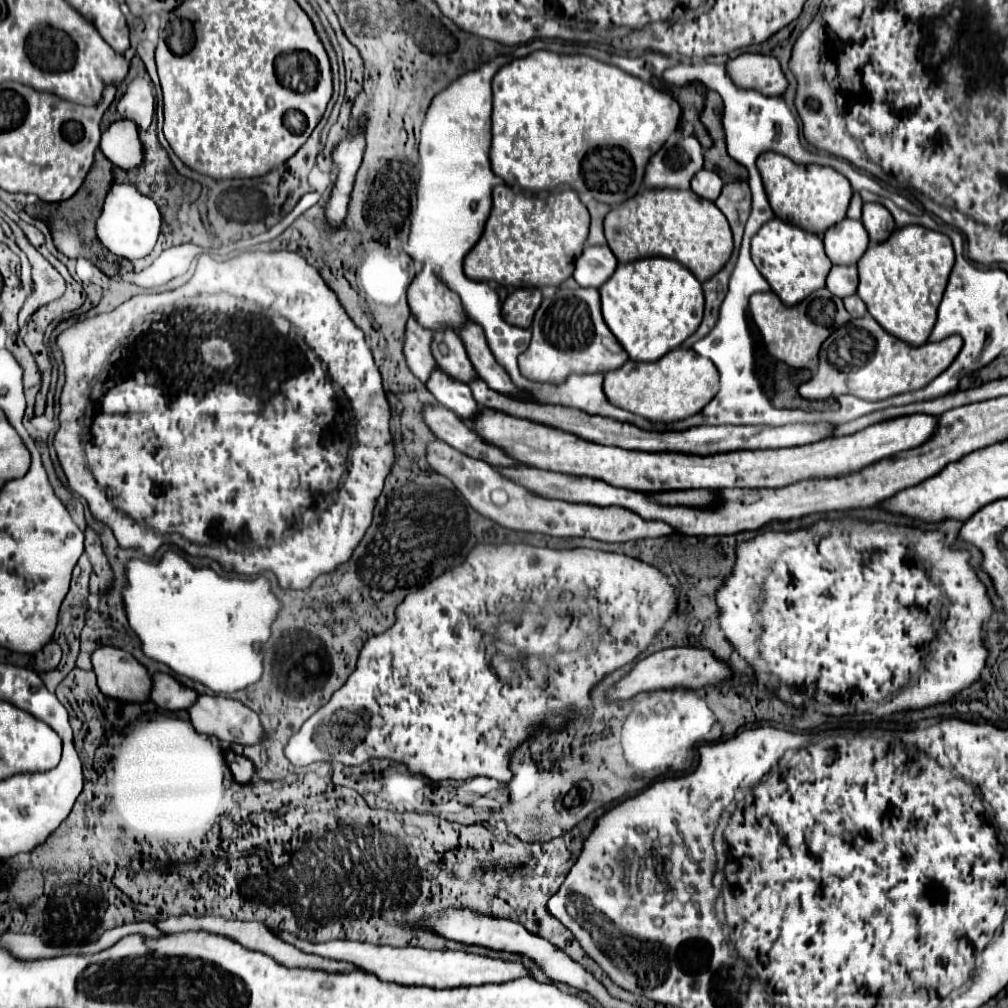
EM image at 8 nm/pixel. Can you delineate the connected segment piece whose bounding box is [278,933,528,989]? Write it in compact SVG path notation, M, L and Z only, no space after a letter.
M278 933L284 941L292 943L304 953L314 953L328 959L348 961L356 967L362 967L378 979L396 981L400 985L426 985L434 989L450 989L450 987L468 987L468 985L484 985L484 983L506 983L518 977L526 977L528 971L522 963L508 963L500 959L490 959L482 955L472 955L464 951L430 951L420 947L388 947L388 945L370 945L370 943L358 943L358 941L328 941L328 943L308 943L298 937L292 937L288 933Z

